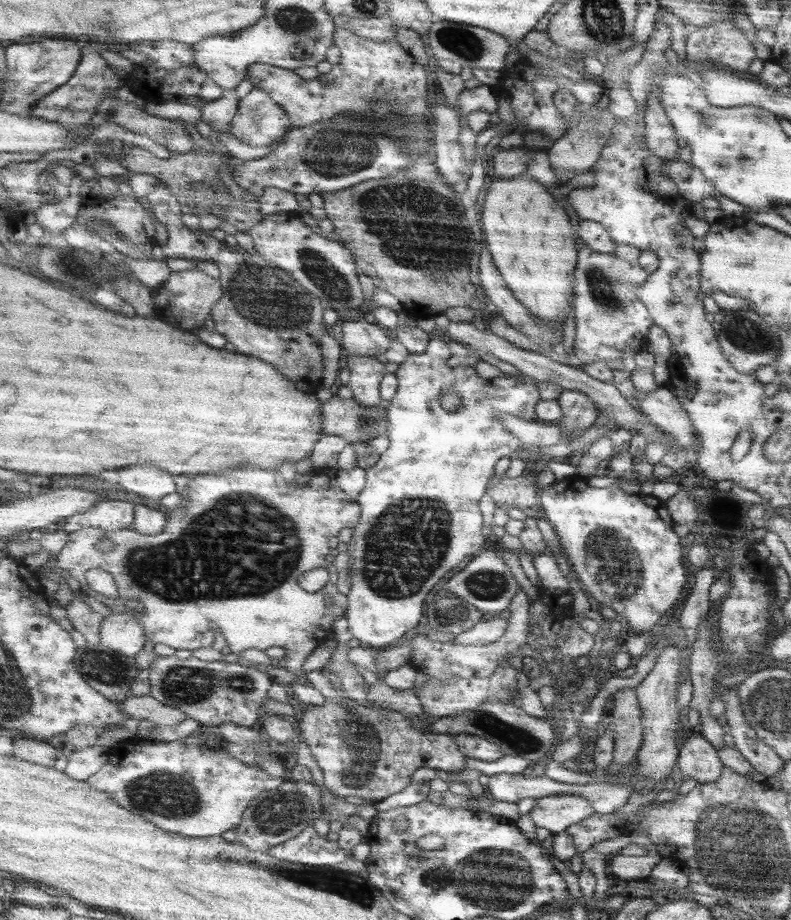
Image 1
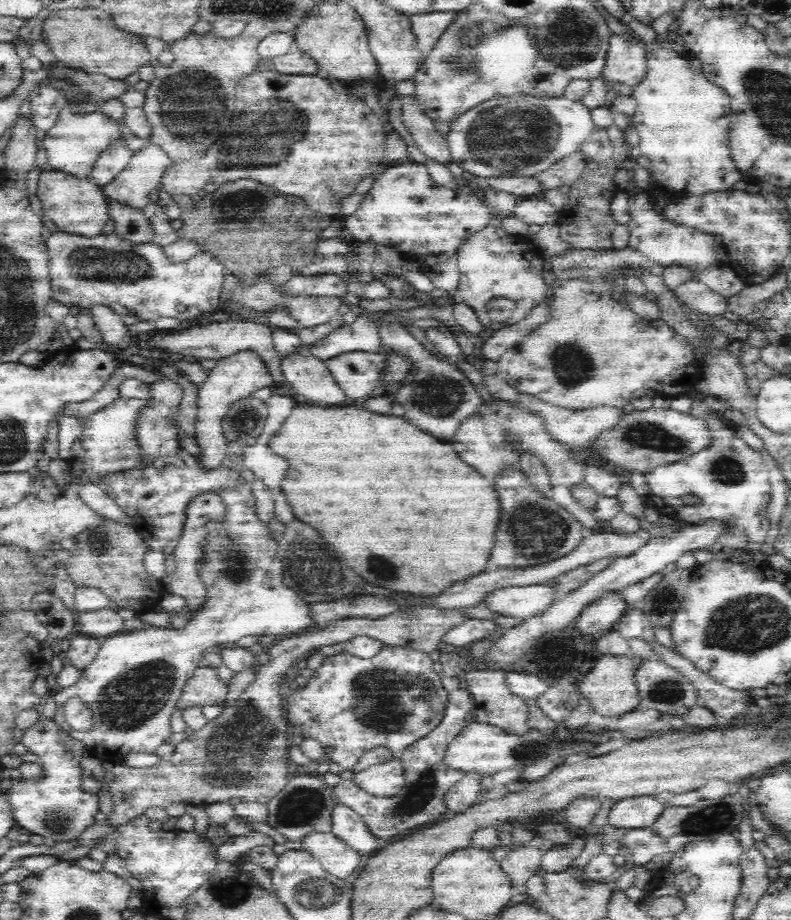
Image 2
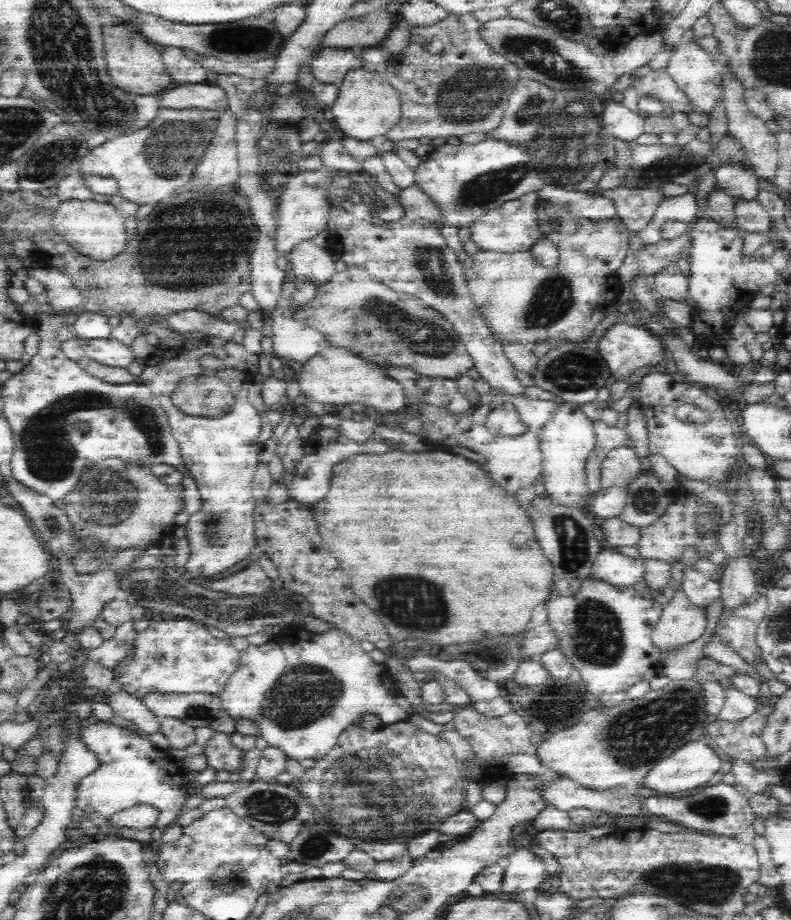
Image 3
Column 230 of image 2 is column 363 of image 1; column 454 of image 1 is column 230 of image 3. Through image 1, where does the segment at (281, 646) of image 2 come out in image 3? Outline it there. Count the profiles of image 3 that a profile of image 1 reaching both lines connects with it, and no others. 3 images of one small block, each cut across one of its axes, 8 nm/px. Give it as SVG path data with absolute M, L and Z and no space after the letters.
M216 732L208 744L204 744L204 756L210 764L210 768L214 770L228 770L232 772L240 772L240 768L244 766L244 750L238 748L232 742L232 736L224 734L224 732Z

